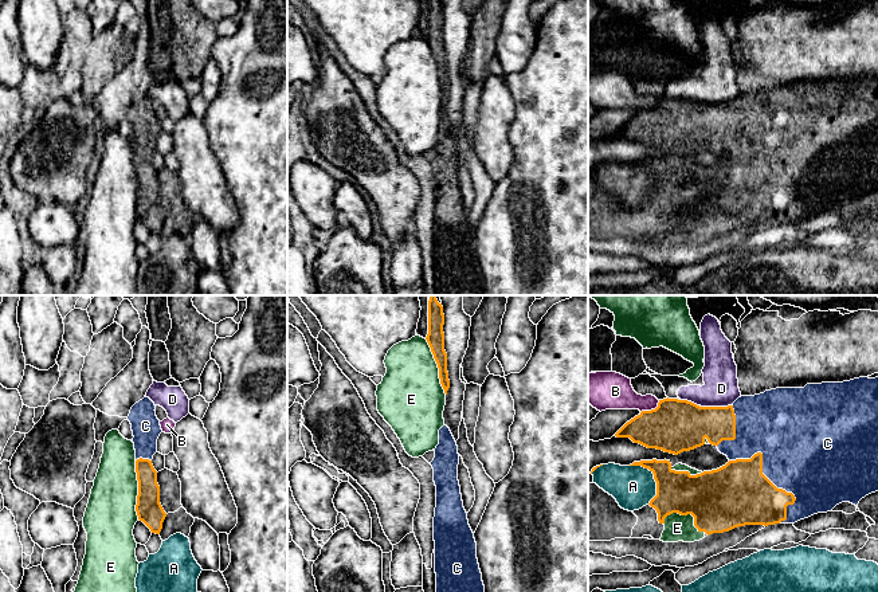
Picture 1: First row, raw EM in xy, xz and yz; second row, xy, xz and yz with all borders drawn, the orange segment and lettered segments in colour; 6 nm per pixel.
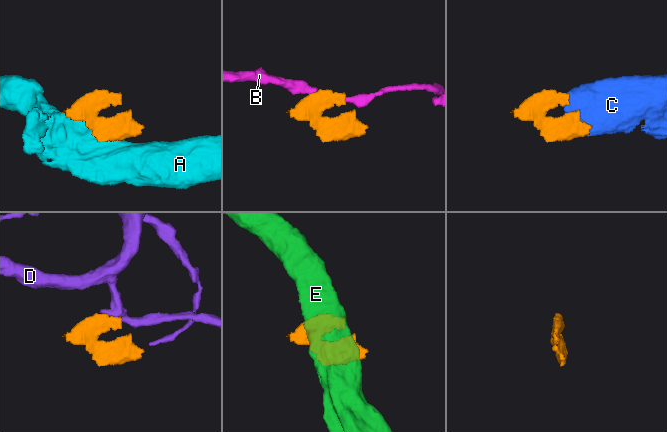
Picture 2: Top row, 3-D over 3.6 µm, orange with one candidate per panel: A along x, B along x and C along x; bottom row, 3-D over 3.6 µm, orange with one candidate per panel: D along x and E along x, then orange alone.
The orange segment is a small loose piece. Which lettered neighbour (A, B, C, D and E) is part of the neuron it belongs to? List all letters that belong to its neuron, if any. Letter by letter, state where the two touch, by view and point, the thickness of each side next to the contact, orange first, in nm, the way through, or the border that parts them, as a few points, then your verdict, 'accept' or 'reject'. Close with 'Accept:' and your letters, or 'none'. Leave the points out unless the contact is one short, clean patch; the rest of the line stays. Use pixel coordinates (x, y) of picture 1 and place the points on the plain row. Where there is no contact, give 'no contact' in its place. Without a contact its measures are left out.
A: yz (654, 177) | 260/260 nm | reject
B: yz (651, 109) | 320/200 nm | along yz (659, 100), (654, 108), (641, 112) | reject
C: yz (765, 176) | 380/460 nm | accept
D: yz (716, 106) | 300/200 nm | along yz (730, 104), (701, 106) | reject
E: xy (138, 189) | 160/300 nm | reject
Accept: C

